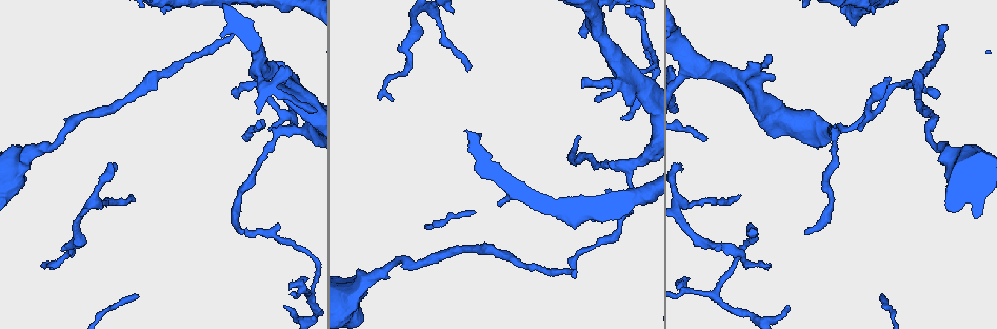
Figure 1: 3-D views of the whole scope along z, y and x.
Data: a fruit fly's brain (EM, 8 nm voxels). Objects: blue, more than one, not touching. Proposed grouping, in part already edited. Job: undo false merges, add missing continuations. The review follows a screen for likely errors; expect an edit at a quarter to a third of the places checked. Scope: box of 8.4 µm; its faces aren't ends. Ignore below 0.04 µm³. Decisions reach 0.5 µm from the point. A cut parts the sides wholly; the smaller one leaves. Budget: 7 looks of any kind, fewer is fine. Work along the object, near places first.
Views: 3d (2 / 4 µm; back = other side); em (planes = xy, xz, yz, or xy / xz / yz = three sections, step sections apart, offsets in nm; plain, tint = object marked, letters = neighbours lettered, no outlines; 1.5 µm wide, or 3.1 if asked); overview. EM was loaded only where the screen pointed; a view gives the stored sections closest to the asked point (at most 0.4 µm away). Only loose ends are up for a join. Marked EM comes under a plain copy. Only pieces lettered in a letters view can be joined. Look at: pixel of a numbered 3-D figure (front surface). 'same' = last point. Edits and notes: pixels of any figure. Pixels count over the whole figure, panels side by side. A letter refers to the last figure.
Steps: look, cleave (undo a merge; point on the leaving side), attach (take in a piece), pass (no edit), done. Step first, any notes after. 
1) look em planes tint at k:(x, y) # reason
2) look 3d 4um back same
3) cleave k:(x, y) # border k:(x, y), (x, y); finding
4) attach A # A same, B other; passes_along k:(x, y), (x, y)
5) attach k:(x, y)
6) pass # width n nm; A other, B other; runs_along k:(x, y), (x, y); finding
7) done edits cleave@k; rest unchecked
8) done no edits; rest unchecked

look 3d 4um at 1:(576, 276) # end of a long branch

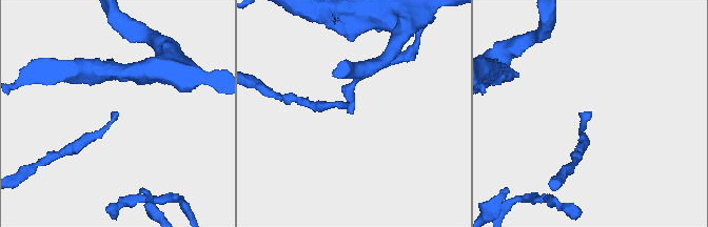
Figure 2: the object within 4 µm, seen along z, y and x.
look em planes letters at 2:(590, 115)

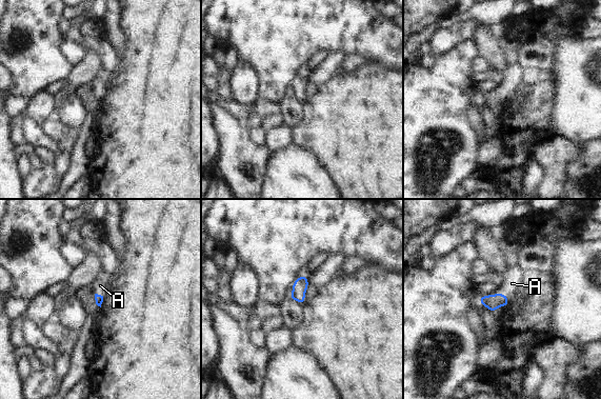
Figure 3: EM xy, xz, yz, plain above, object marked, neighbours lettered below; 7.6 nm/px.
attach A # longest_contact A 60 nm; A same; passes_along 3:(99, 299), (99, 295), (100, 285); it goes on there

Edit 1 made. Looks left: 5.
look em yz step 8 tint at 1:(641, 14)

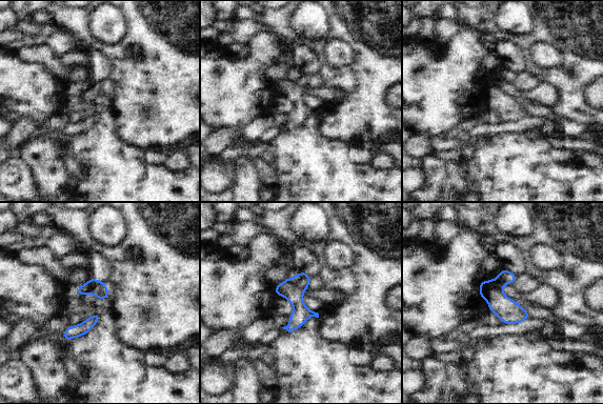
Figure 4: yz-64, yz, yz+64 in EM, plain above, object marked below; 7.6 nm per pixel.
look em planes letters same # cut it another way

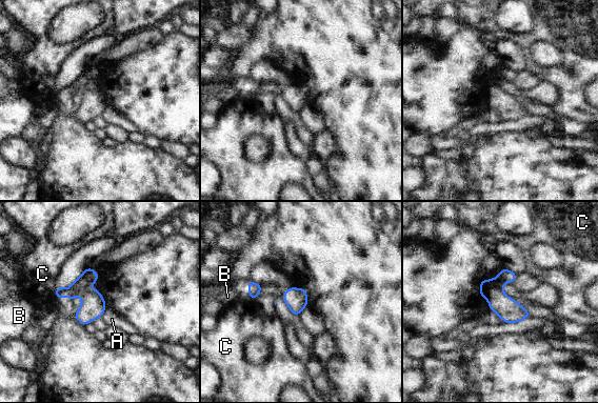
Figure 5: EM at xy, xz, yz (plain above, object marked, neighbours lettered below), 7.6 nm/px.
pass # width 180 nm; A other, B other, C other; border 5:(106, 306), (100, 317); continuous, no second cell

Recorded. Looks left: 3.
done edits attach@3; rest unchecked

